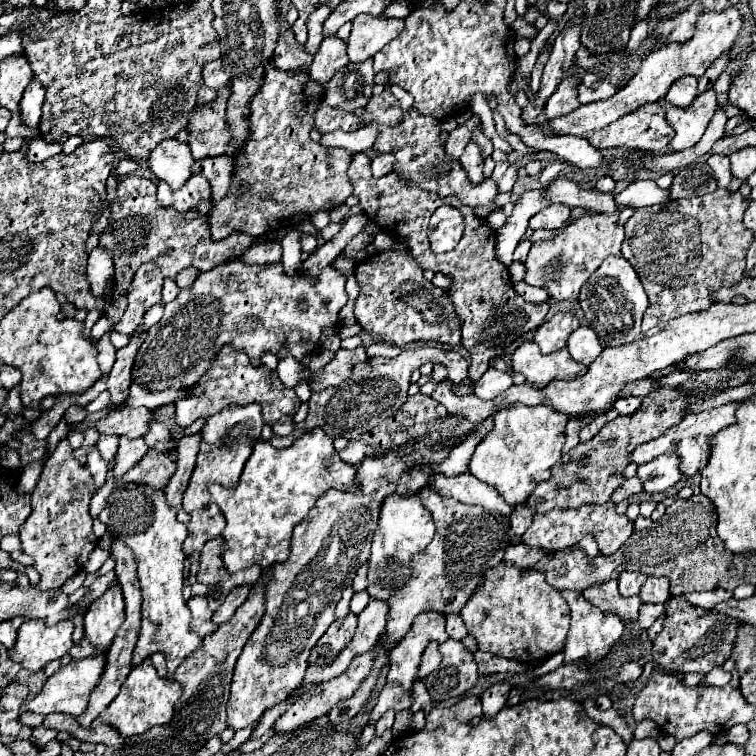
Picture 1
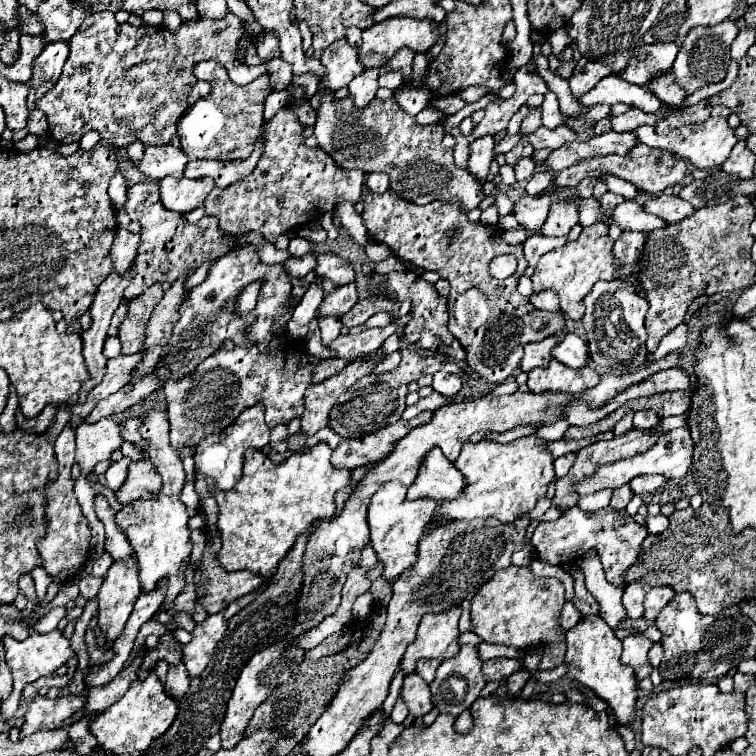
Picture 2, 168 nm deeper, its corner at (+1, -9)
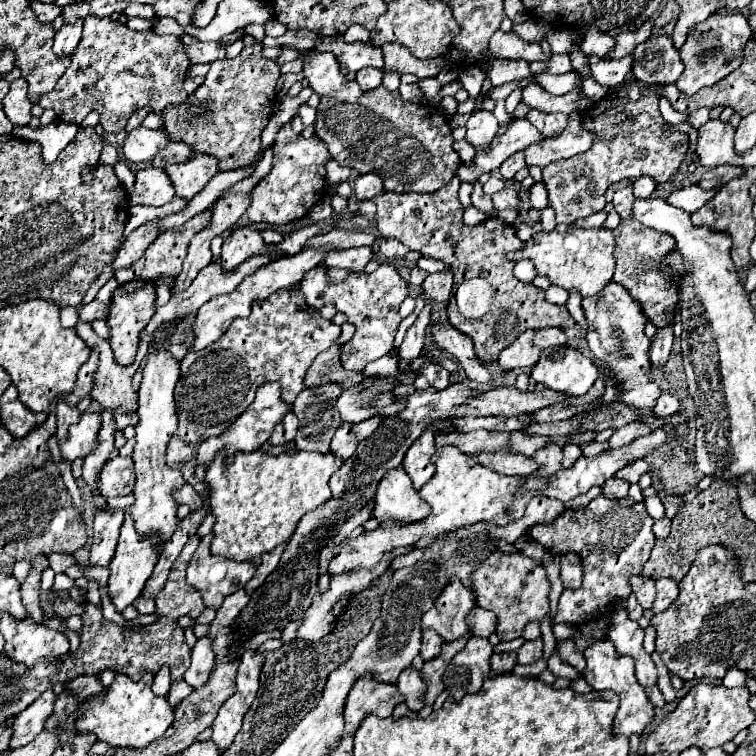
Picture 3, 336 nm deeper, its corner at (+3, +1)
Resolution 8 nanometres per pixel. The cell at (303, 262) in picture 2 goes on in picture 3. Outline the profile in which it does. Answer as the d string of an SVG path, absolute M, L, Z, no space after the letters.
M354 247L354 249L342 249L342 251L328 251L322 265L350 269L358 273L364 269L364 265L370 259L372 259L372 247Z

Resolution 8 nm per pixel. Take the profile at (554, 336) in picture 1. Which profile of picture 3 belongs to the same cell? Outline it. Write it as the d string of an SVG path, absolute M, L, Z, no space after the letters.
M534 329L524 331L510 347L506 347L500 353L498 363L500 363L500 367L504 371L516 369L516 367L532 367L532 365L536 365L536 361L540 359L540 349L532 341L534 335L536 335Z

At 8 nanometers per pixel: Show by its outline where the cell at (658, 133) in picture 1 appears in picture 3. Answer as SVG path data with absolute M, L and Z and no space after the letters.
M574 111L574 113L570 113L568 127L560 133L560 137L544 139L536 145L530 145L524 151L526 153L526 163L546 167L552 161L568 159L568 157L574 157L578 153L588 151L592 147L594 139L596 139L596 133L590 133L588 129L584 129L582 117Z

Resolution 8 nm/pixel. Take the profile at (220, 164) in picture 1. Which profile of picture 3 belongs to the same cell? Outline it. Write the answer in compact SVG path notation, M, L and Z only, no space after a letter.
M170 141L164 147L164 153L158 153L151 163L154 167L163 169L168 164L184 163L184 161L188 161L188 157L192 159L194 155L196 155L196 151L190 145Z

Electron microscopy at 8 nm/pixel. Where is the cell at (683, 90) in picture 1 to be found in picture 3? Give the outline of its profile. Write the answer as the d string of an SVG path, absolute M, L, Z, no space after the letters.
M650 37L634 49L634 77L642 83L676 83L682 69L682 59L670 37Z

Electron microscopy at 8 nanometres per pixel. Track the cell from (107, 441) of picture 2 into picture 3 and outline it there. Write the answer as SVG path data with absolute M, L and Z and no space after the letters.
M86 411L80 415L80 421L70 427L68 439L60 445L62 457L66 461L74 461L78 457L86 457L96 449L98 431L102 427L100 411Z

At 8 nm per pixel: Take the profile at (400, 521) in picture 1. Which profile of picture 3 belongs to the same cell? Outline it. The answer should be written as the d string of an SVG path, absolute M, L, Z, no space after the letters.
M398 467L382 477L374 497L372 517L394 523L420 523L430 515L430 505L412 487L410 477Z

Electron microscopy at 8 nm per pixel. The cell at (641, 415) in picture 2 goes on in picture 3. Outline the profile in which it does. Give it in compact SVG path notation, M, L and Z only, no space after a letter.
M662 393L660 397L658 397L658 401L656 401L656 405L654 405L654 417L658 417L658 419L664 419L664 417L670 417L670 415L674 415L676 411L678 411L678 399L674 397L674 395L670 395L670 393Z

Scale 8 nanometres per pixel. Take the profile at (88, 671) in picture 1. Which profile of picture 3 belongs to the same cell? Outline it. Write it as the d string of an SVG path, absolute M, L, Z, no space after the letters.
M48 689L30 707L26 707L22 713L16 715L16 719L12 723L14 733L12 733L10 749L24 747L44 729L48 717L54 711L54 701L56 701L56 693L52 689Z

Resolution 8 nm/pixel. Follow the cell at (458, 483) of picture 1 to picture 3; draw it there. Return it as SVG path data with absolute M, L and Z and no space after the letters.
M430 429L424 431L416 439L416 443L408 449L408 453L406 453L404 461L402 461L402 469L410 475L416 491L434 475L434 463L430 459L434 449L436 449L434 437L436 437L434 431L430 431Z

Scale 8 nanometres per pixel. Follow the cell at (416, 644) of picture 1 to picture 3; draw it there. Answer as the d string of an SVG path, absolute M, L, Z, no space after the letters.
M456 577L444 587L434 607L424 613L420 629L434 629L448 643L462 639L466 627L464 617L468 615L468 609L472 609L472 605L476 605L474 593L468 591Z

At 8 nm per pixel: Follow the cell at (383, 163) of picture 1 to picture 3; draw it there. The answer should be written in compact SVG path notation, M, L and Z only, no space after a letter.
M364 173L356 179L356 185L354 185L356 199L372 199L382 191L384 191L382 179L376 173Z

